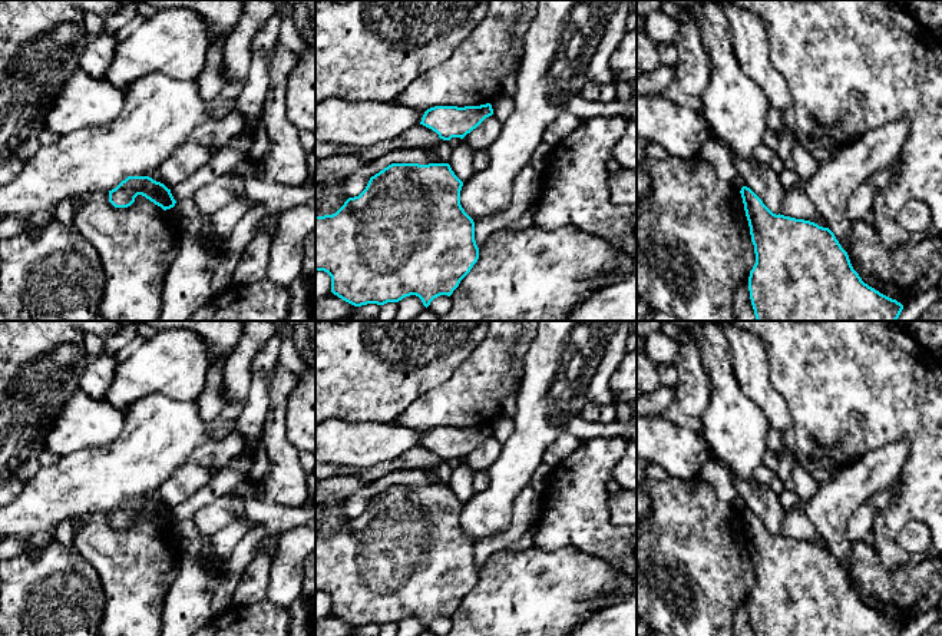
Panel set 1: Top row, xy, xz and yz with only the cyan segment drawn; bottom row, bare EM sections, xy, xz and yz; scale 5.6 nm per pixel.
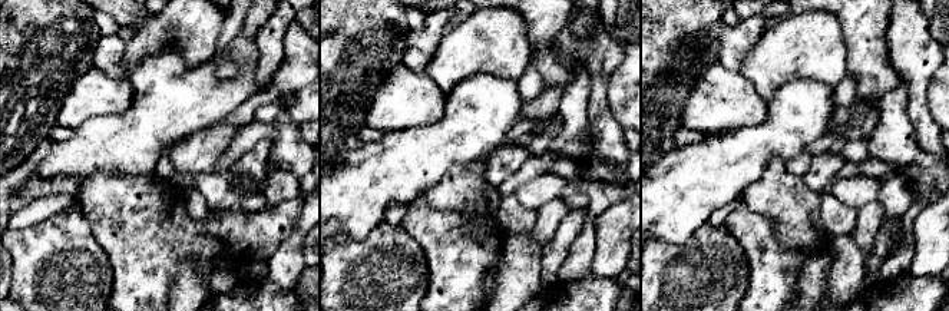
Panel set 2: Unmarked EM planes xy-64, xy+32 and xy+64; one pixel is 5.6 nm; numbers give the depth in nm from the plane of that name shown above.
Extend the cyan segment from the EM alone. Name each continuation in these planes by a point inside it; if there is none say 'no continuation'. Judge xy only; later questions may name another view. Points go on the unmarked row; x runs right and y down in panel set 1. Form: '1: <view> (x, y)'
no continuation

